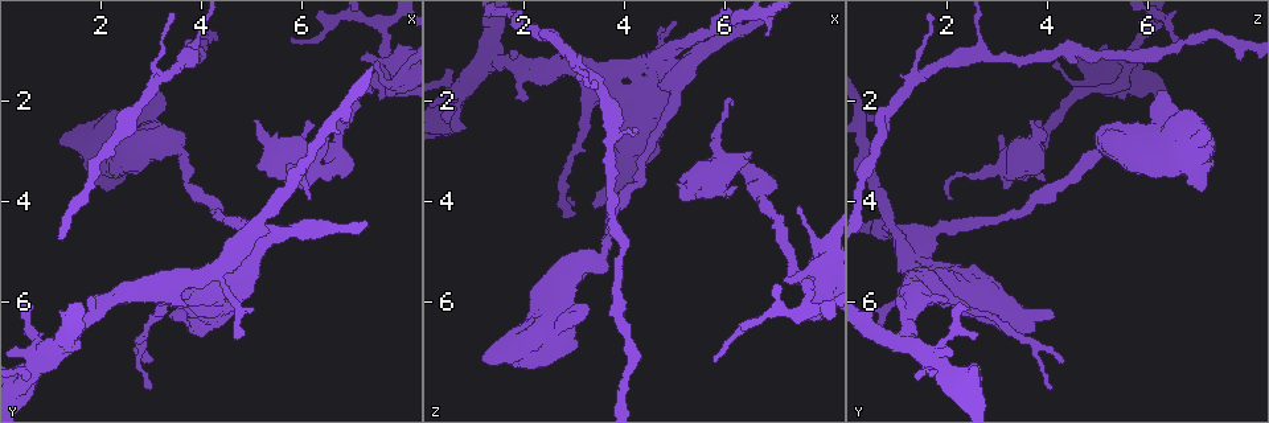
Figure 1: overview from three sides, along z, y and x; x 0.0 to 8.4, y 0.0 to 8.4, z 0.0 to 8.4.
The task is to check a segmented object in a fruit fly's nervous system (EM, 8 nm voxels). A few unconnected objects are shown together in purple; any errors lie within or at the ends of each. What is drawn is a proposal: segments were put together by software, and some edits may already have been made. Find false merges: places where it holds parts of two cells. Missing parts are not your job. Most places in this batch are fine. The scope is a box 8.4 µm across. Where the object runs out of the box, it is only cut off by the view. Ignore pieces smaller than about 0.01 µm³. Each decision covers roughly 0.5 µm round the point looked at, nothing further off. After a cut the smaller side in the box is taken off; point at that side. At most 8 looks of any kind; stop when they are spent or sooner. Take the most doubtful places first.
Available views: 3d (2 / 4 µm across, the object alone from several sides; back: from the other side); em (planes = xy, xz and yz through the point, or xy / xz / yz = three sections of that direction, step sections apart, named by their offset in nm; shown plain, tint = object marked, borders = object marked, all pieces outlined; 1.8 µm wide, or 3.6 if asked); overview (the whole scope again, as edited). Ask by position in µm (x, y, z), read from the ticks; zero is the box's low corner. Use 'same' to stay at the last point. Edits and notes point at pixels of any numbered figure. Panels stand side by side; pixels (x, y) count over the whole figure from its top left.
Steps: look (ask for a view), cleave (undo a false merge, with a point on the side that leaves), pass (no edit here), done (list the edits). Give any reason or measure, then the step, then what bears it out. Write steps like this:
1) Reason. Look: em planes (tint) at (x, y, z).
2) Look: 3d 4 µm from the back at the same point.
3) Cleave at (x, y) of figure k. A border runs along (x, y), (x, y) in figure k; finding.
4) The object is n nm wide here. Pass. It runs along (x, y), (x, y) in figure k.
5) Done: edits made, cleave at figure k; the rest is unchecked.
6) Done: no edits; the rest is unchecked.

Sudden change in width. Look: 3d 2 µm at (0.70, 7.20, 1.75).

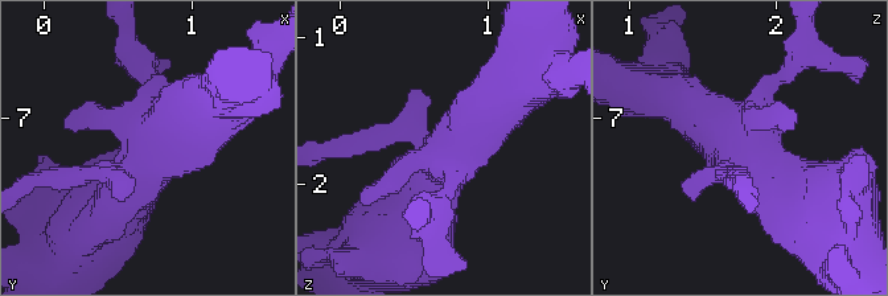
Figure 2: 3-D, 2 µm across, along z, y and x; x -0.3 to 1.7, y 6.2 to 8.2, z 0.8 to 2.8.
Look: em planes (tint) at (0.76, 7.16, 1.76).

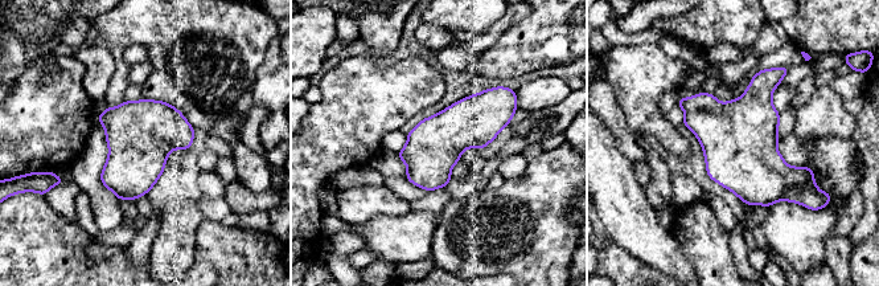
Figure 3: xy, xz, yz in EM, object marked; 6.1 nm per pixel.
Pass. Continuous, no second cell.

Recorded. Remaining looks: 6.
Three arms meet. Look: em planes (tint) at (3.40, 5.80, 1.75).

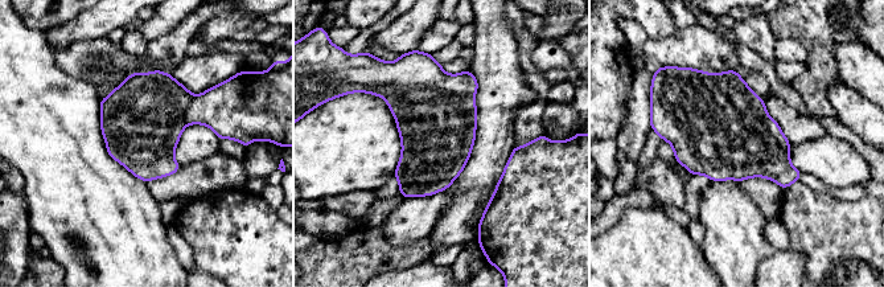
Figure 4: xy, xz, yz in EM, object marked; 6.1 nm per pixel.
Cleave at (146, 114) of figure 4. A border runs along (196, 95), (185, 113), (186, 124) in figure 4; a second cell is stuck on.

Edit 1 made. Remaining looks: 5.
Sharp bend. Look: 3d 4 µm at (5.05, 4.75, 1.50).

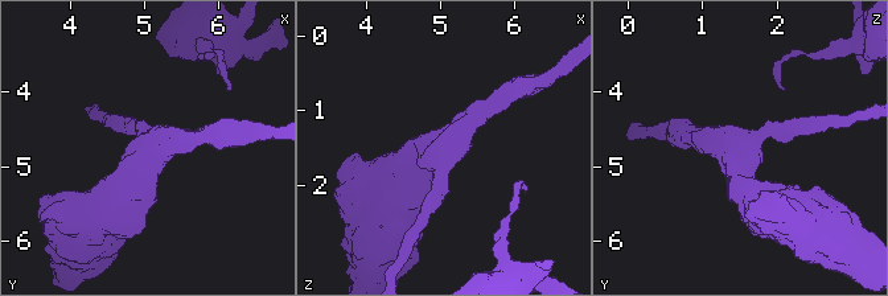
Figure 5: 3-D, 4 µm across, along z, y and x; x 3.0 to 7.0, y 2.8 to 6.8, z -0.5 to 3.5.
3 arms meet here; the arms are 200, 300, 440 nm wide. Look: em xz step 4 (tint) at (5.00, 4.75, 1.55).

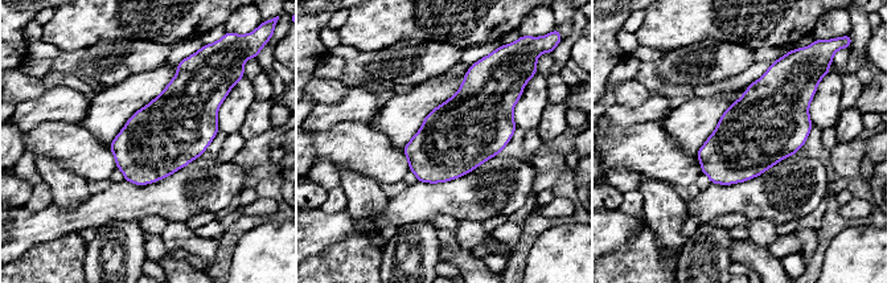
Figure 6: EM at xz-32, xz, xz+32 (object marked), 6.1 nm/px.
Cut it another way. Look: em planes (borders) at the same point.

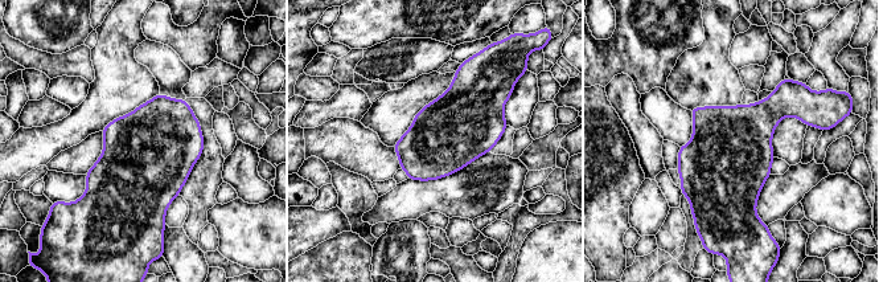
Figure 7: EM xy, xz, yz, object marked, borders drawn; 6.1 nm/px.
Pass. Continuous, no second cell.

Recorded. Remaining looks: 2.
Done: edits made, cleave at figure 4; the rest is unchecked.

